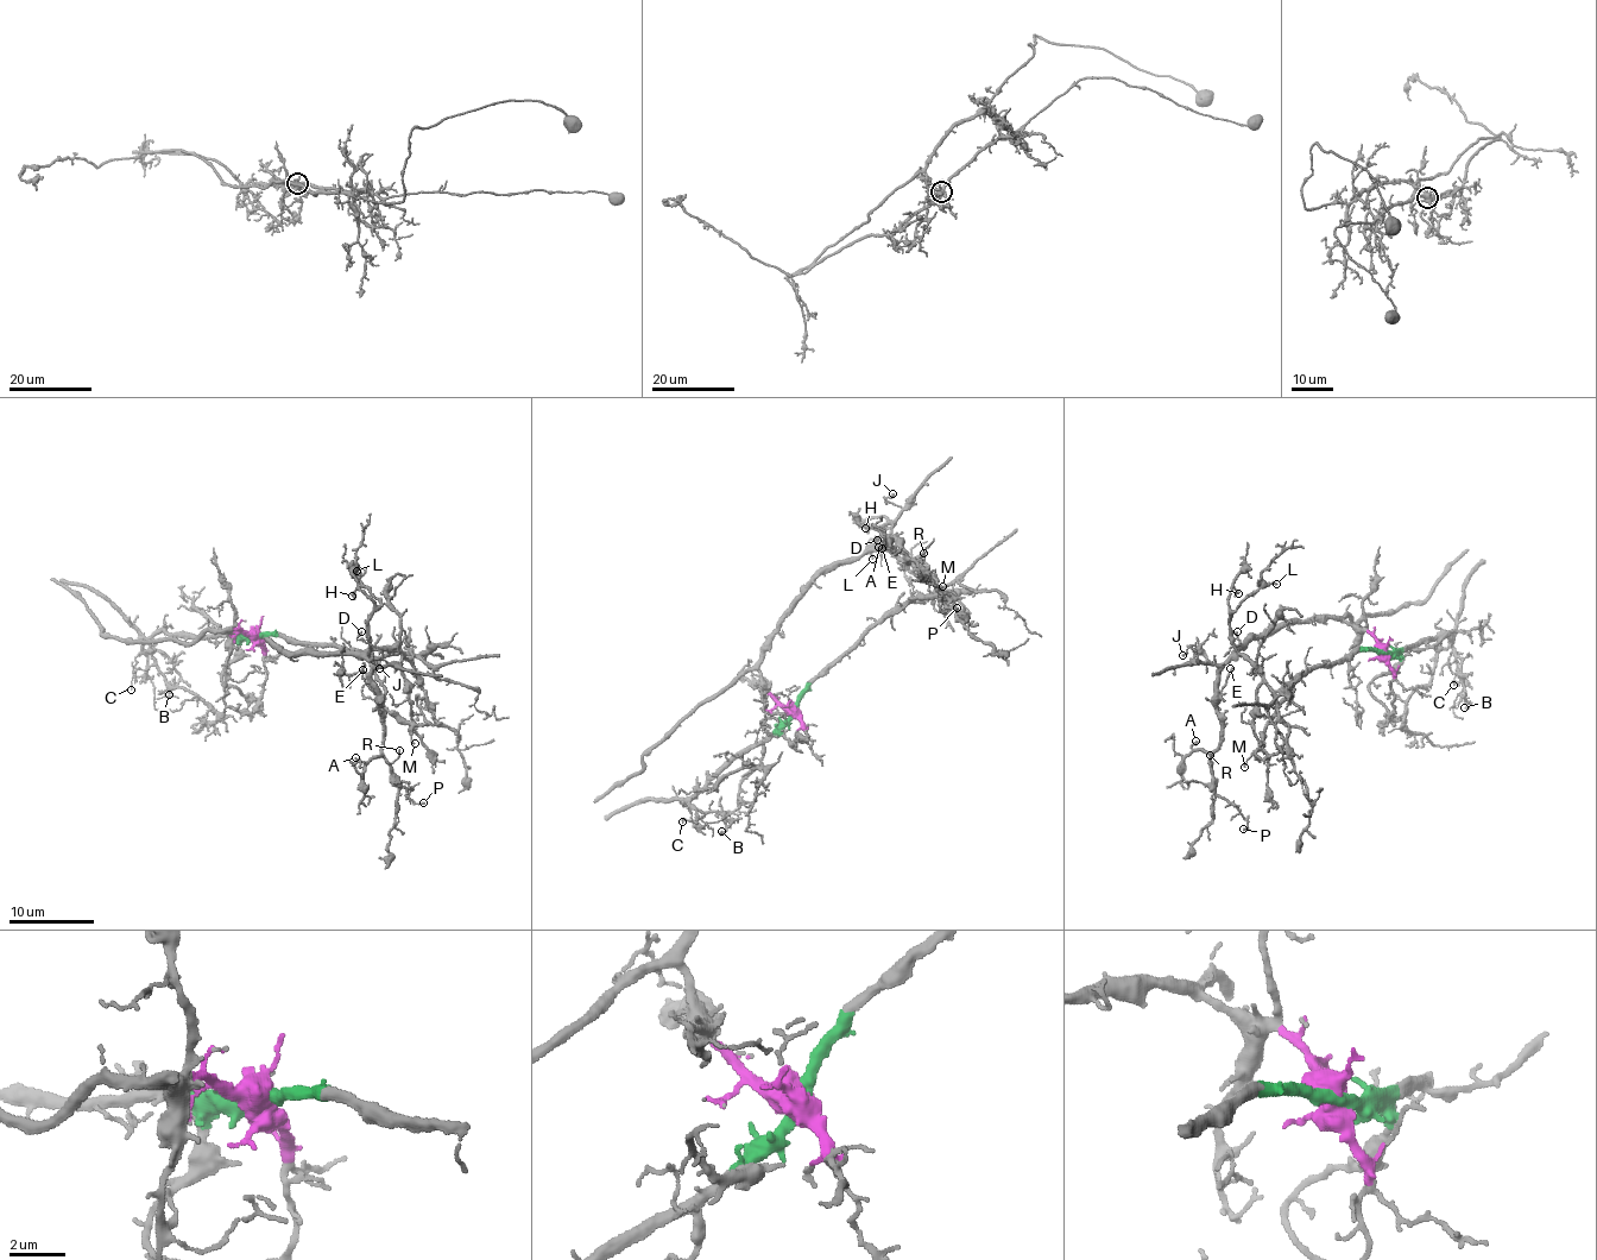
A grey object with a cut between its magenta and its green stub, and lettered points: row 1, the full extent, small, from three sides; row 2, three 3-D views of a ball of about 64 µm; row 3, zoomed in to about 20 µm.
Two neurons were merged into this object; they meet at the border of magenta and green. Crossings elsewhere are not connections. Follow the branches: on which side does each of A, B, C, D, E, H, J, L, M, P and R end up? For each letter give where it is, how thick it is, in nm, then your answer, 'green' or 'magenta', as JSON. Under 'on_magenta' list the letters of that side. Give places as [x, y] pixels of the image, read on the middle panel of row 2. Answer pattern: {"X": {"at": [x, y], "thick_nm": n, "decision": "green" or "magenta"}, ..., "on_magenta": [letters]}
{"A": {"at": [878, 547], "thick_nm": 160, "decision": "magenta"}, "B": {"at": [721, 831], "thick_nm": 80, "decision": "green"}, "C": {"at": [682, 821], "thick_nm": 110, "decision": "green"}, "D": {"at": [877, 540], "thick_nm": 150, "decision": "magenta"}, "E": {"at": [882, 548], "thick_nm": 140, "decision": "magenta"}, "H": {"at": [865, 528], "thick_nm": 160, "decision": "magenta"}, "J": {"at": [892, 493], "thick_nm": 150, "decision": "magenta"}, "L": {"at": [872, 559], "thick_nm": 140, "decision": "magenta"}, "M": {"at": [942, 586], "thick_nm": 110, "decision": "green"}, "P": {"at": [957, 608], "thick_nm": 120, "decision": "magenta"}, "R": {"at": [923, 553], "thick_nm": 120, "decision": "magenta"}, "on_magenta": ["A", "D", "E", "H", "J", "L", "P", "R"]}

